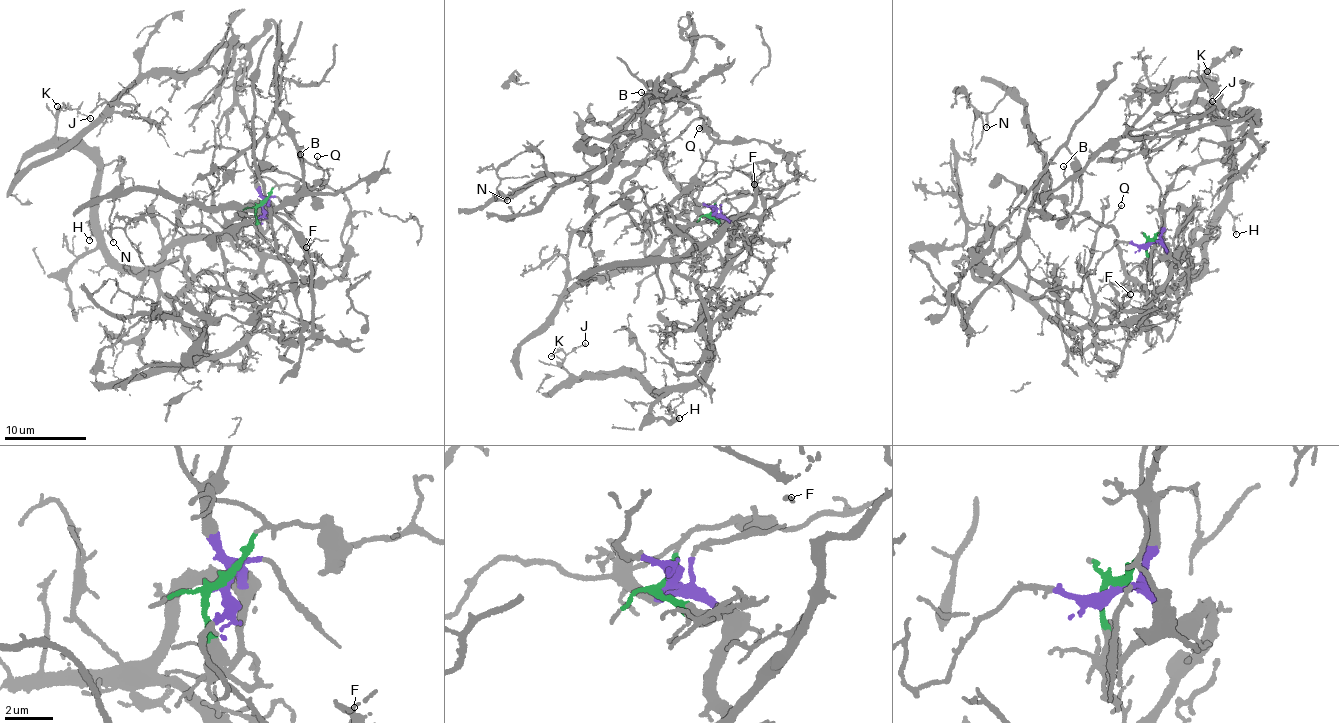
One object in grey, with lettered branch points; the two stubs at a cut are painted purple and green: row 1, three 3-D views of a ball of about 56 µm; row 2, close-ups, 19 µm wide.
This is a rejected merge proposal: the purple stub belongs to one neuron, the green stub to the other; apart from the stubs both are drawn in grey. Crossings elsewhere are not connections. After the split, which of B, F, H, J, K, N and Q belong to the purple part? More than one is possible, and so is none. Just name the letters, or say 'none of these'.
F, H, J, K

